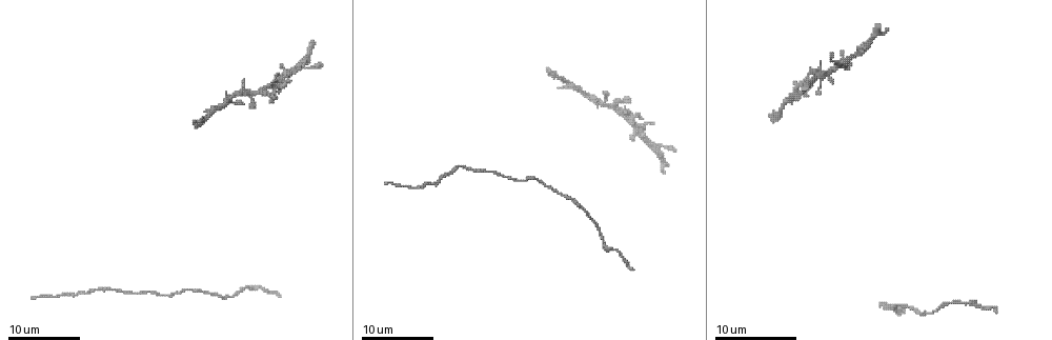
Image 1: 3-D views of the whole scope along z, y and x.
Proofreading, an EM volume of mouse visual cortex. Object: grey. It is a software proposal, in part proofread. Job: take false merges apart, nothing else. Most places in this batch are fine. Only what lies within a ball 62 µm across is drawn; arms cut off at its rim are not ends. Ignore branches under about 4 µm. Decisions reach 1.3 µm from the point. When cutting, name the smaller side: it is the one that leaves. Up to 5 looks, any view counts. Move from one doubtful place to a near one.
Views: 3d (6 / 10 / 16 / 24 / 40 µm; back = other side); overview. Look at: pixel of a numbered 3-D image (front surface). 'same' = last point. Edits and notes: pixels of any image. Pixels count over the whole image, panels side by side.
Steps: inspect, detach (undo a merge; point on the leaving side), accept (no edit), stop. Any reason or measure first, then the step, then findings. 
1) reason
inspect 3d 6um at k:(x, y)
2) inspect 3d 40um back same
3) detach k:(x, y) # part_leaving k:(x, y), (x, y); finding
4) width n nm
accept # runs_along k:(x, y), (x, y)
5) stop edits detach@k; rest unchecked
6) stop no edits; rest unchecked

calibre changes
inspect 3d 6um at 1:(110, 290)

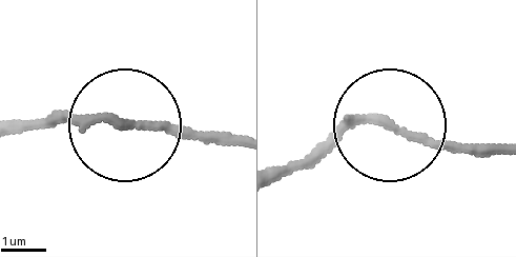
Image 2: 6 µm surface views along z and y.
accept # one cell here

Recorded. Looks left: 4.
sudden change in width
inspect 3d 16um at 1:(250, 288)

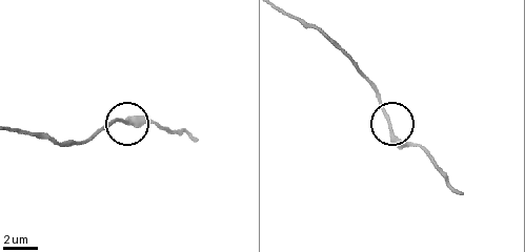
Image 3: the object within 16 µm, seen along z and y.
closer look
inspect 3d 6um at 3:(123, 120)

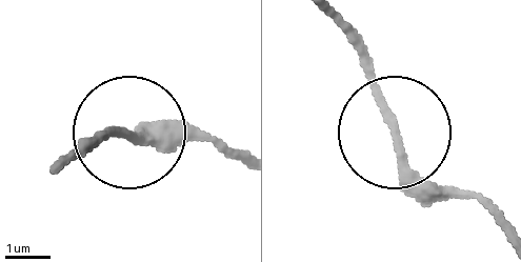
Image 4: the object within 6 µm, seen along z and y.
accept # one cell here

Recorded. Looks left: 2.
inspect 3d 10um at 1:(185, 291)

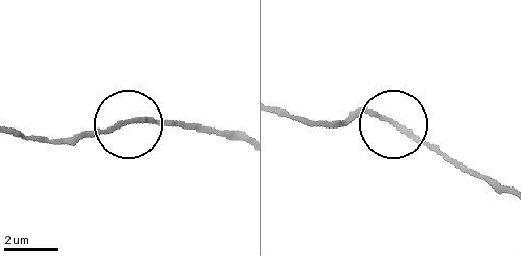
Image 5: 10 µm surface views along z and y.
accept # all the same cell

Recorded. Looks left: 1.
stop no edits; rest unchecked

